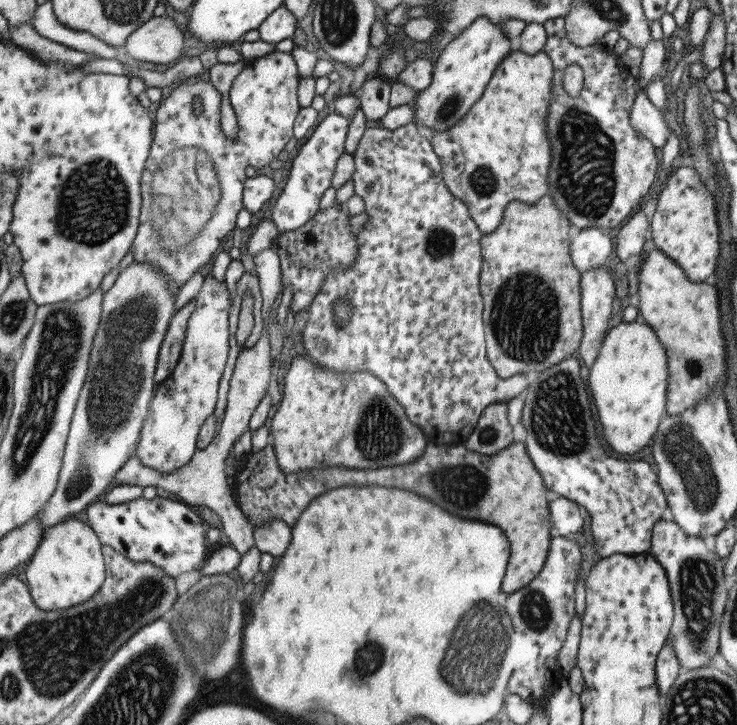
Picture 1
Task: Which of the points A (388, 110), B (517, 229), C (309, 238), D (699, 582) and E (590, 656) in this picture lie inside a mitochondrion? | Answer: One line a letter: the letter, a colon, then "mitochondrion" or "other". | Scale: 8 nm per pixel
A: other
B: other
C: other
D: mitochondrion
E: other

